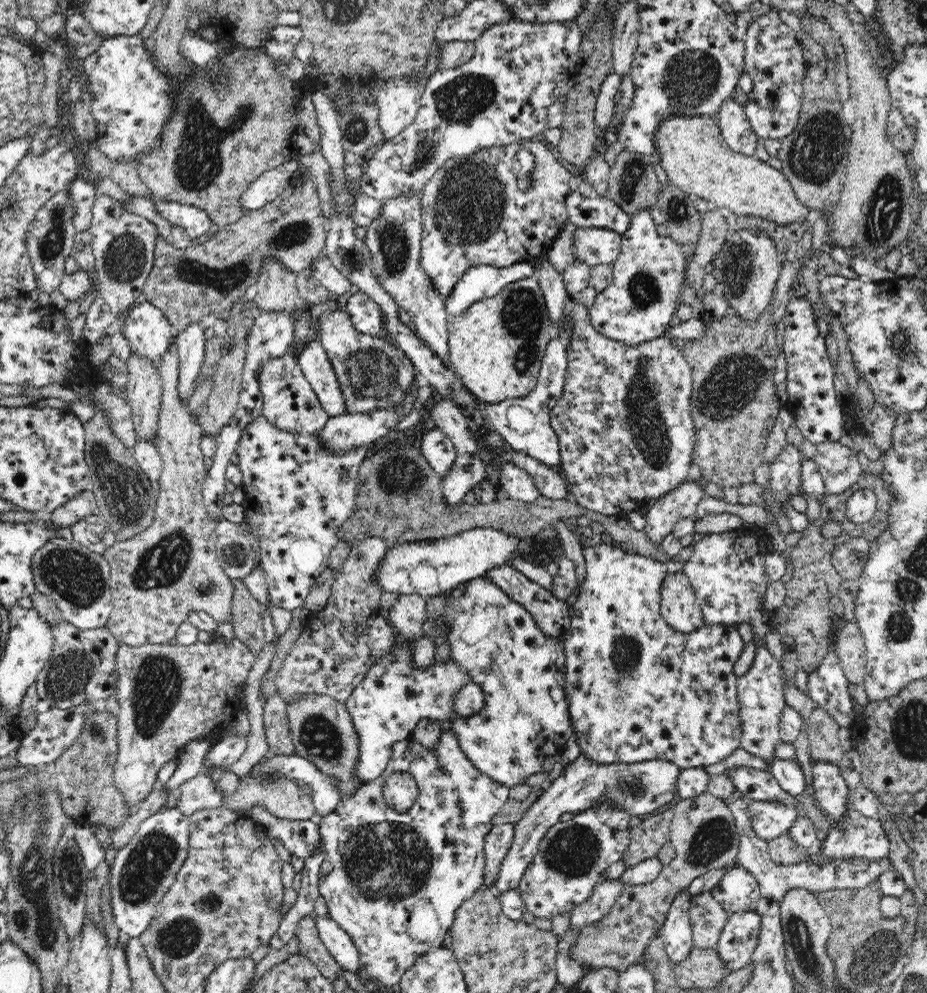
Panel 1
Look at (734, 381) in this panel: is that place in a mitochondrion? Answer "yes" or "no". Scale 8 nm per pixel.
yes

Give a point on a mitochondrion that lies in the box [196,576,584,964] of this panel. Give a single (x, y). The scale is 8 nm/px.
(391, 862)

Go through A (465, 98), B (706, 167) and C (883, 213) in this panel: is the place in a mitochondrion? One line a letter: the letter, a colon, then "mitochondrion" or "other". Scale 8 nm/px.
A: mitochondrion
B: other
C: mitochondrion

